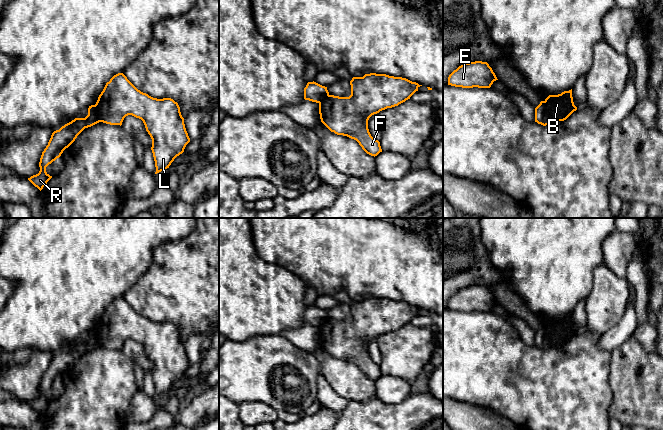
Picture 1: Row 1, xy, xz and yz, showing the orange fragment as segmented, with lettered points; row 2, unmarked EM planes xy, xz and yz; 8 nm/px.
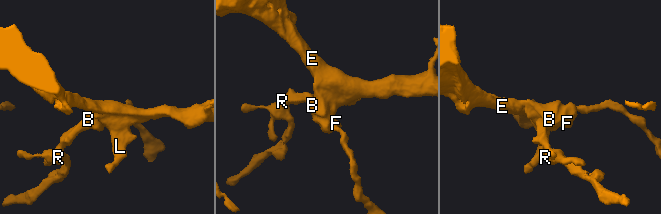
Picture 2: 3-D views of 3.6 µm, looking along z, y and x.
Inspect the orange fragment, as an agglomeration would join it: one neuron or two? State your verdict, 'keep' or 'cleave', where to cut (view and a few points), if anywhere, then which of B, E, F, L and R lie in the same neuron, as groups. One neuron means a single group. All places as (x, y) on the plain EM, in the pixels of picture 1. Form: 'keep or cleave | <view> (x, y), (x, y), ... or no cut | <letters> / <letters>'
cleave | yz (543, 325), (552, 344) | B E F L / R

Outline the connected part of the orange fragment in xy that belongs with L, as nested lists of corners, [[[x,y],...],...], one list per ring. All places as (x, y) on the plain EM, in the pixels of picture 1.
[[[123,297],[106,307],[95,329],[103,347],[121,350],[128,339],[143,345],[152,363],[155,398],[169,392],[190,366],[178,327],[141,316]]]

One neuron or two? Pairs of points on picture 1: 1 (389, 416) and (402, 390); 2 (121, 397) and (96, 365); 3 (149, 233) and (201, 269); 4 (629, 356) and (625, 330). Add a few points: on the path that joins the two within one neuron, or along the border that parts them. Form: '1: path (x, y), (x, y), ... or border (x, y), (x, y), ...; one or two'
1: border (409, 395), (399, 403), (383, 403), (374, 398); two
2: path (113, 389), (97, 373); one
3: border (186, 237), (158, 245), (153, 251), (150, 263); two
4: border (633, 335), (610, 351); two

